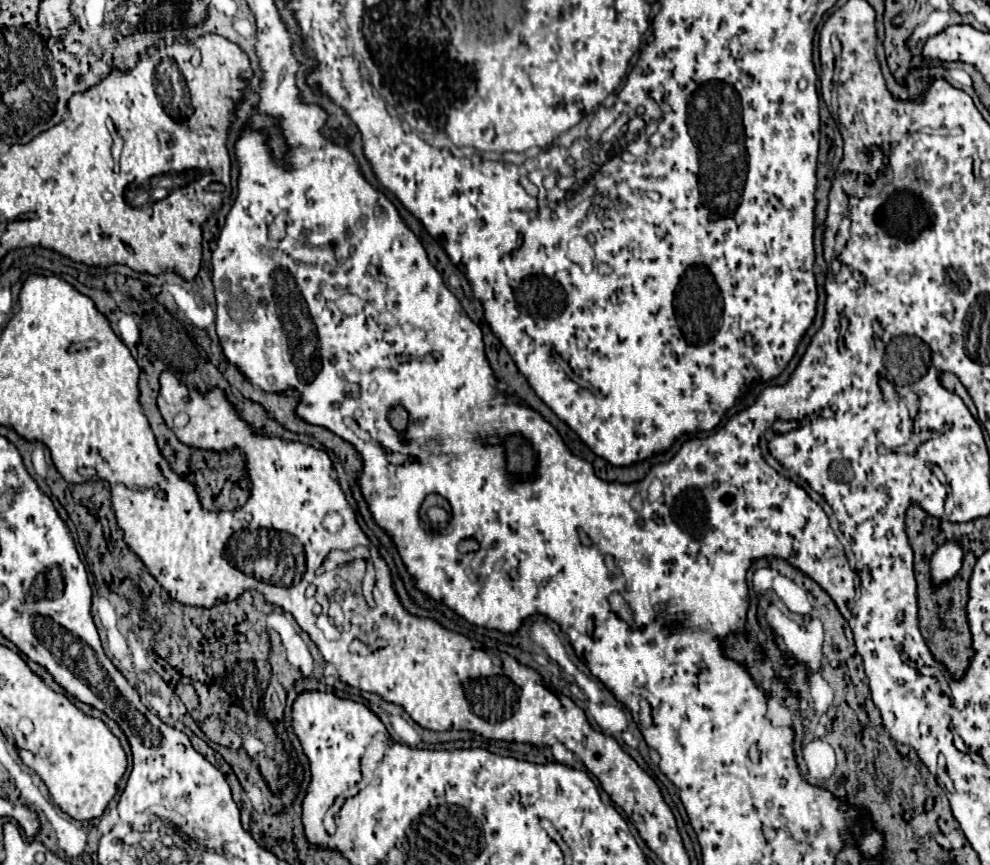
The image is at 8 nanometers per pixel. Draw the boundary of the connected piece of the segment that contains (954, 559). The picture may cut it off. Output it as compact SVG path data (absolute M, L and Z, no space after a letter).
M946 541L930 559L930 577L934 587L942 587L960 575L964 551L958 543Z

